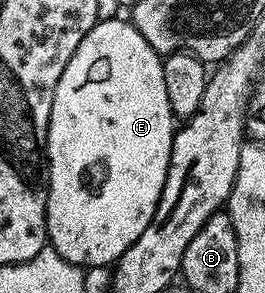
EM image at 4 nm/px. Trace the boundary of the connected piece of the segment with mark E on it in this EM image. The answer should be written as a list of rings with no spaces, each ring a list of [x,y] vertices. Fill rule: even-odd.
[[[121,19],[98,20],[71,54],[71,62],[67,62],[67,70],[55,86],[47,130],[47,244],[67,262],[86,270],[116,264],[135,238],[147,230],[163,194],[173,149],[175,117],[171,102],[167,102],[163,57],[133,23]]]

